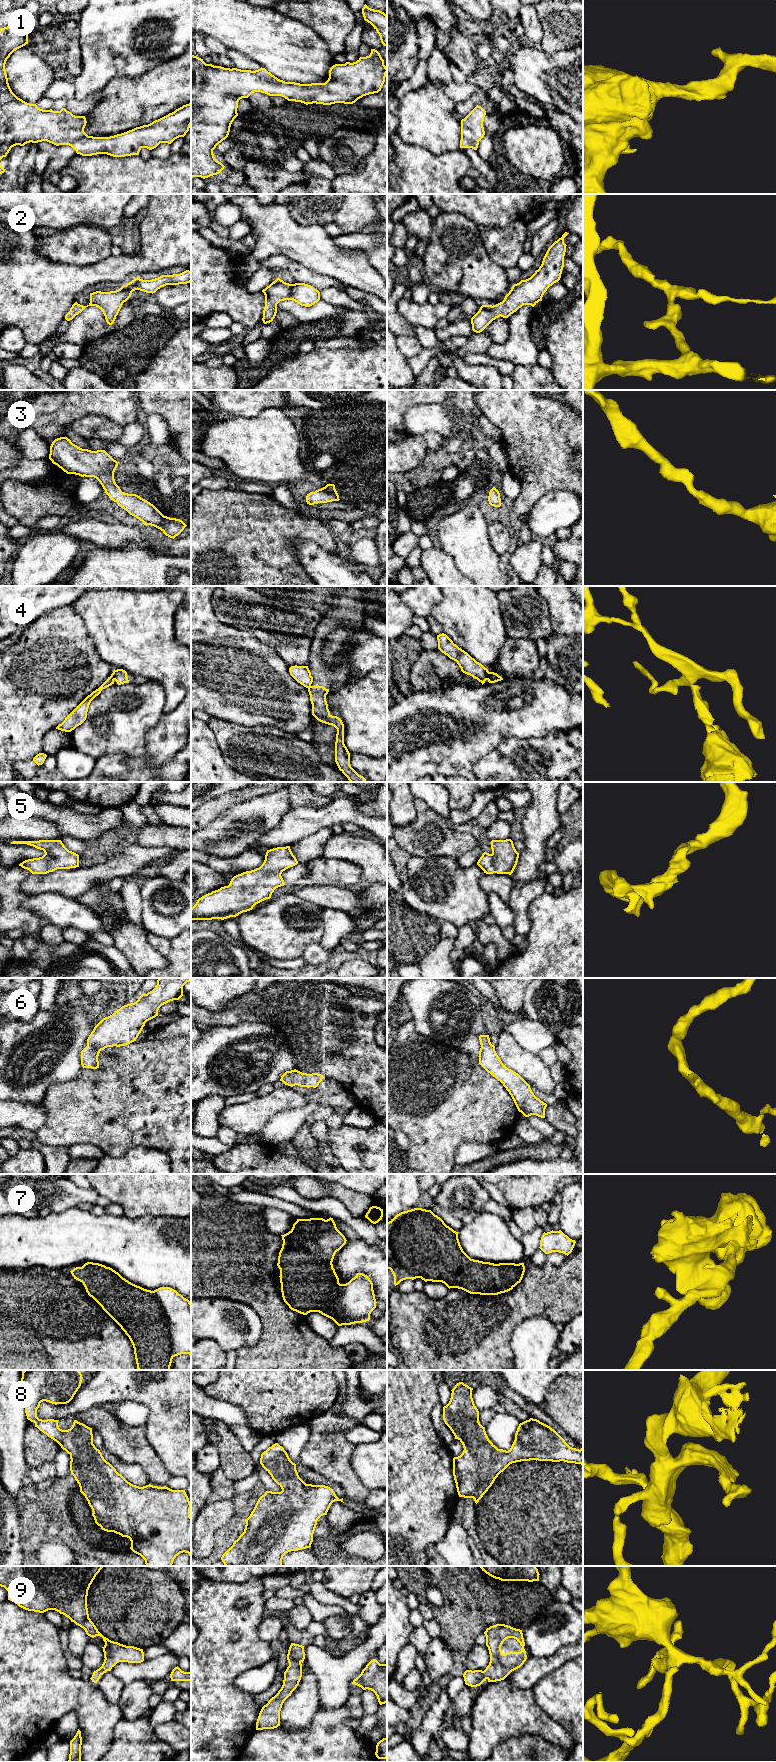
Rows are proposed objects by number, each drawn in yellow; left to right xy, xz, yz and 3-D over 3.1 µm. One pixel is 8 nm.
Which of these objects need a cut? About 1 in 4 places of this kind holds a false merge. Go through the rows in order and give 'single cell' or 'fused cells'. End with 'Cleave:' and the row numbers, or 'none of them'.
1: single cell
2: single cell
3: single cell
4: fused cells
5: single cell
6: single cell
7: single cell
8: single cell
9: single cell
Cleave: 4

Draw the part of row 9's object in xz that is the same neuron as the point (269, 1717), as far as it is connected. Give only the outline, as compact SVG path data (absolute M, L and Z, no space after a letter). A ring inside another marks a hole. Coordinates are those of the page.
M291 1643L287 1654L289 1666L284 1672L283 1685L278 1693L262 1707L256 1722L256 1730L274 1729L280 1726L282 1705L299 1685L302 1677L301 1663L304 1659L304 1646Z

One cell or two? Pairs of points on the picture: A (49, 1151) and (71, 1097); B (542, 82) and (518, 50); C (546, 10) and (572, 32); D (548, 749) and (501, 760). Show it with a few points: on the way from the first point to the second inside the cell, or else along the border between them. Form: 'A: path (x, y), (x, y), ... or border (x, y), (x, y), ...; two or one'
A: border (36, 1138), (45, 1144), (69, 1147); two
B: path (537, 74), (522, 58); one
C: path (552, 12), (566, 26); one
D: path (536, 756), (523, 756), (520, 759), (513, 759); one

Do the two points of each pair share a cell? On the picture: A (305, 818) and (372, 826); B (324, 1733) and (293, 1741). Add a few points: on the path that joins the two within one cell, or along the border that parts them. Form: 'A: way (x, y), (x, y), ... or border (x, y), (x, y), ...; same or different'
A: way (322, 817), (355, 816); same
B: way (316, 1738), (301, 1739); same

